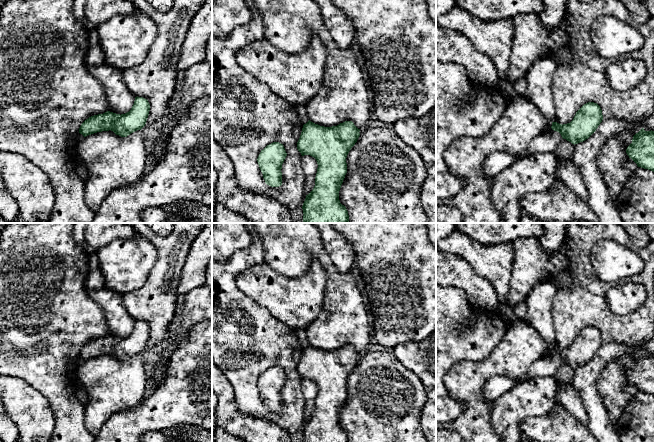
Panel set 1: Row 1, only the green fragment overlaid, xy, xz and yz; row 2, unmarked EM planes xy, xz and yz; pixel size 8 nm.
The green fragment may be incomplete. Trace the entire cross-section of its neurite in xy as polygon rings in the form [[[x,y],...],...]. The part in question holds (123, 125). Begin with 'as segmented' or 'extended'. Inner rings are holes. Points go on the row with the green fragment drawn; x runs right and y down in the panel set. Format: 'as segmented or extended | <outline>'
as segmented | [[[137,96],[129,112],[120,115],[107,111],[91,116],[81,124],[79,133],[86,137],[97,132],[111,130],[116,135],[127,137],[145,126],[149,111],[148,100]]]

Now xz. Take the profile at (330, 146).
as segmented | [[[352,121],[337,126],[324,127],[311,122],[303,125],[297,149],[302,156],[310,155],[317,161],[318,168],[313,190],[306,195],[303,203],[303,223],[349,223],[346,207],[340,203],[339,191],[347,173],[346,158],[360,136]]]

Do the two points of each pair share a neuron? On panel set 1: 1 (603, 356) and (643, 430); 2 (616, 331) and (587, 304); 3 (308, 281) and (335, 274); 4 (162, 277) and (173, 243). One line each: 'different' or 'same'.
1: different
2: same
3: different
4: same

